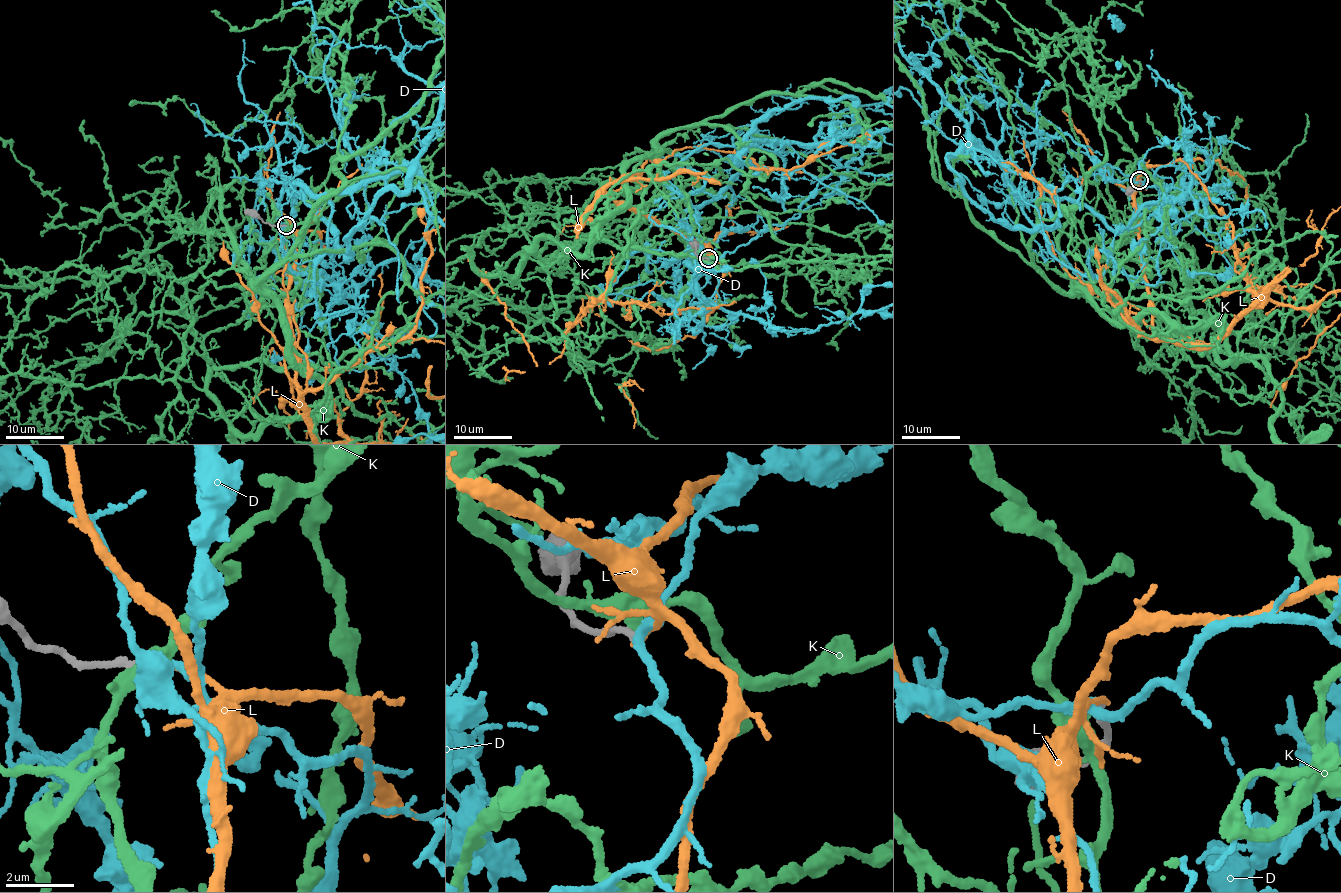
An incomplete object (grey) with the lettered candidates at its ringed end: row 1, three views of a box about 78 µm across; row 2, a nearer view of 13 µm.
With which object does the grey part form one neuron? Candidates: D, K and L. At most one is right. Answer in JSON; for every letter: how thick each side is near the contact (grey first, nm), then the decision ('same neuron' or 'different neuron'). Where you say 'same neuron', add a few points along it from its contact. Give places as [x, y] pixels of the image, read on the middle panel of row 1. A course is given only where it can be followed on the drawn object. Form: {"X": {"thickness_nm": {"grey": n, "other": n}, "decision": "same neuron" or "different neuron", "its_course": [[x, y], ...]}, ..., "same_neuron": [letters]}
{"D": {"thickness_nm": {"grey": 190, "other": 200}, "decision": "same neuron"}, "K": {"thickness_nm": {"grey": 240, "other": 400}, "decision": "different neuron"}, "L": {"thickness_nm": {"grey": 190, "other": 170}, "decision": "different neuron"}, "same_neuron": ["D"]}

